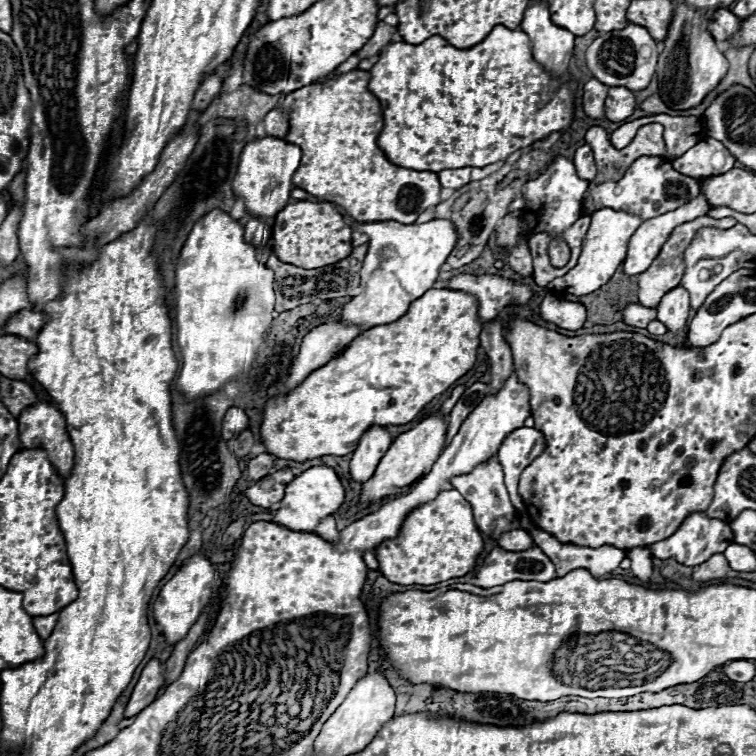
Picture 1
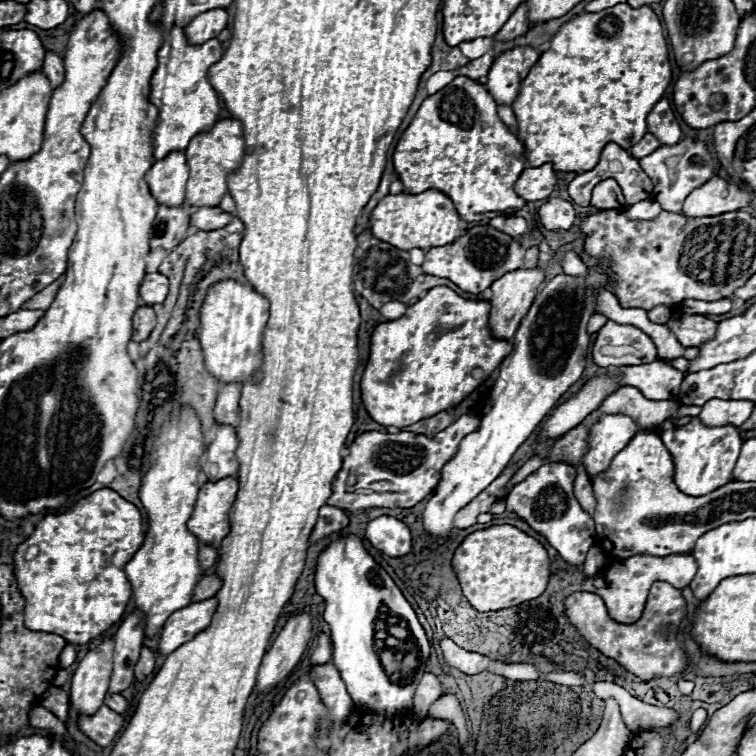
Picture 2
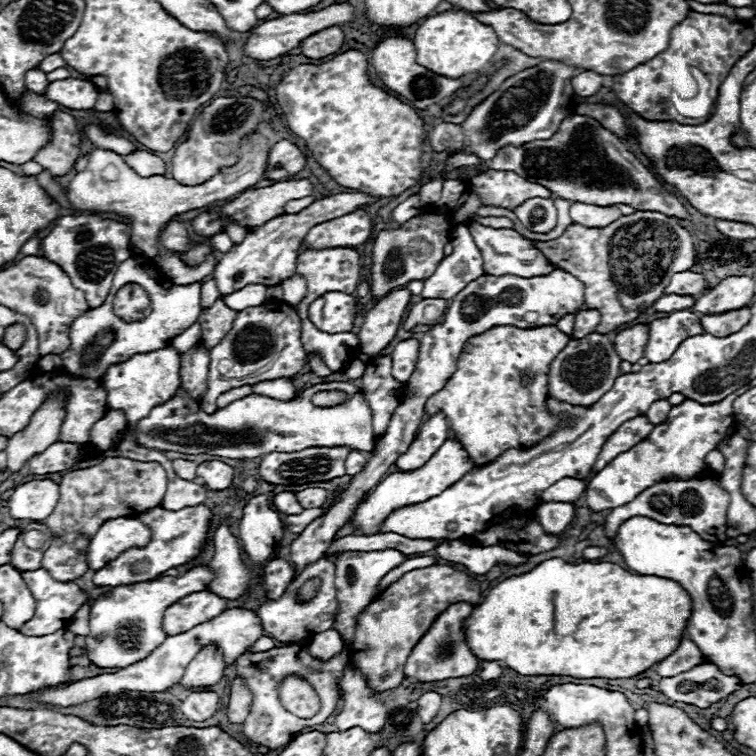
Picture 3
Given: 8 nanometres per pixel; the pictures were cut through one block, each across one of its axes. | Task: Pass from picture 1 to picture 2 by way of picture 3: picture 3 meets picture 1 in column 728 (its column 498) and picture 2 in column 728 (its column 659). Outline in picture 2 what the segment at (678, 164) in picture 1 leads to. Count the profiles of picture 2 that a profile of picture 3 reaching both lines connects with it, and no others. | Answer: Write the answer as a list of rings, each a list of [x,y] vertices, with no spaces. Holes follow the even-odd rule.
[[[714,176],[706,184],[690,192],[682,212],[694,218],[718,216],[718,214],[746,208],[750,206],[750,200],[752,200],[752,192],[746,184],[738,186],[730,180]]]

